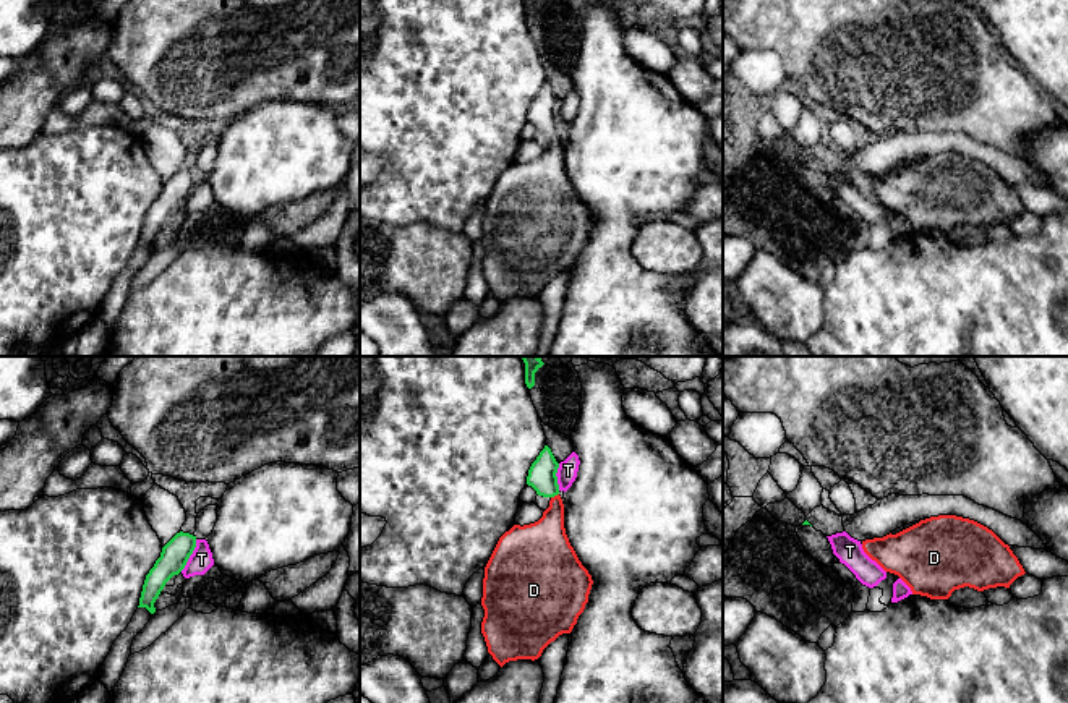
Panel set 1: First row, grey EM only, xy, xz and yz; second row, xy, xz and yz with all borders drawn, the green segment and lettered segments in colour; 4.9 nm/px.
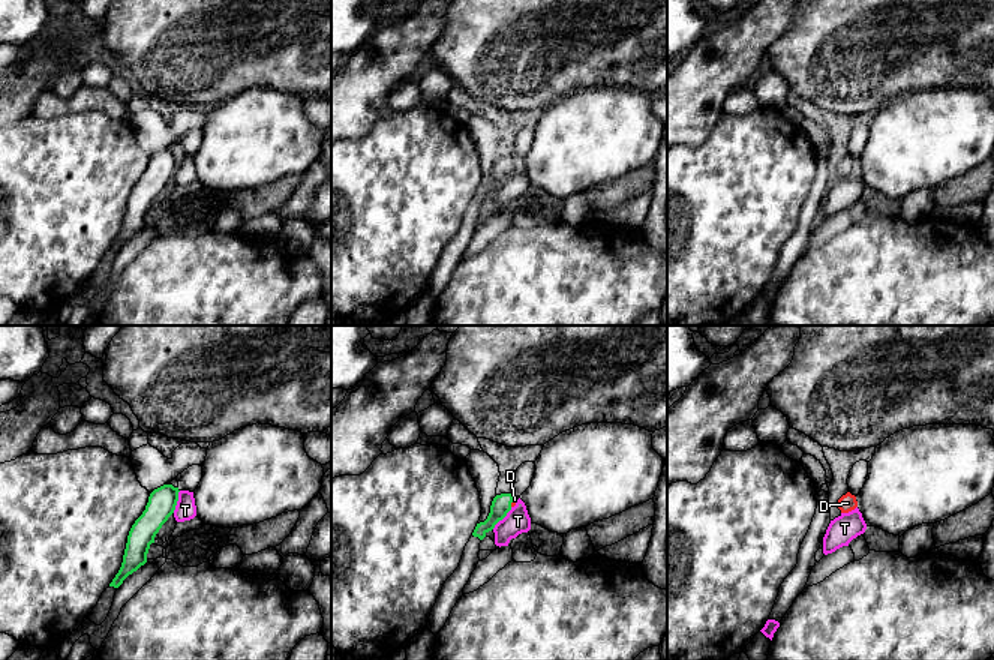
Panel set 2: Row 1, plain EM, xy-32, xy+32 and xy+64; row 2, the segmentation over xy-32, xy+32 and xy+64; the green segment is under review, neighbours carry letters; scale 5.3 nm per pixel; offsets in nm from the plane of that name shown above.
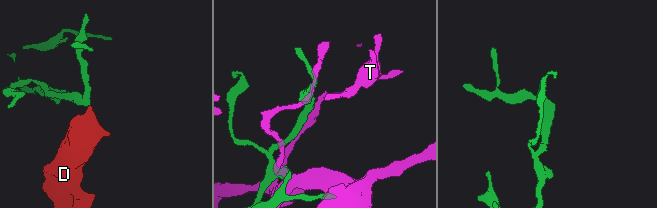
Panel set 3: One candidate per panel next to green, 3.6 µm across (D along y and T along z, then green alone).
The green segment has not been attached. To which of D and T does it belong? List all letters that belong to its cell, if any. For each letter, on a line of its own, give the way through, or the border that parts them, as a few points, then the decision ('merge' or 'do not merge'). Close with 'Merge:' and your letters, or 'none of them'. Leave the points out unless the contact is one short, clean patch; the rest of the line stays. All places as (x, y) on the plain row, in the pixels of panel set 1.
D: way xz (542, 114), (555, 132), (553, 159), (543, 180); merge
T: do not merge
Merge: D

